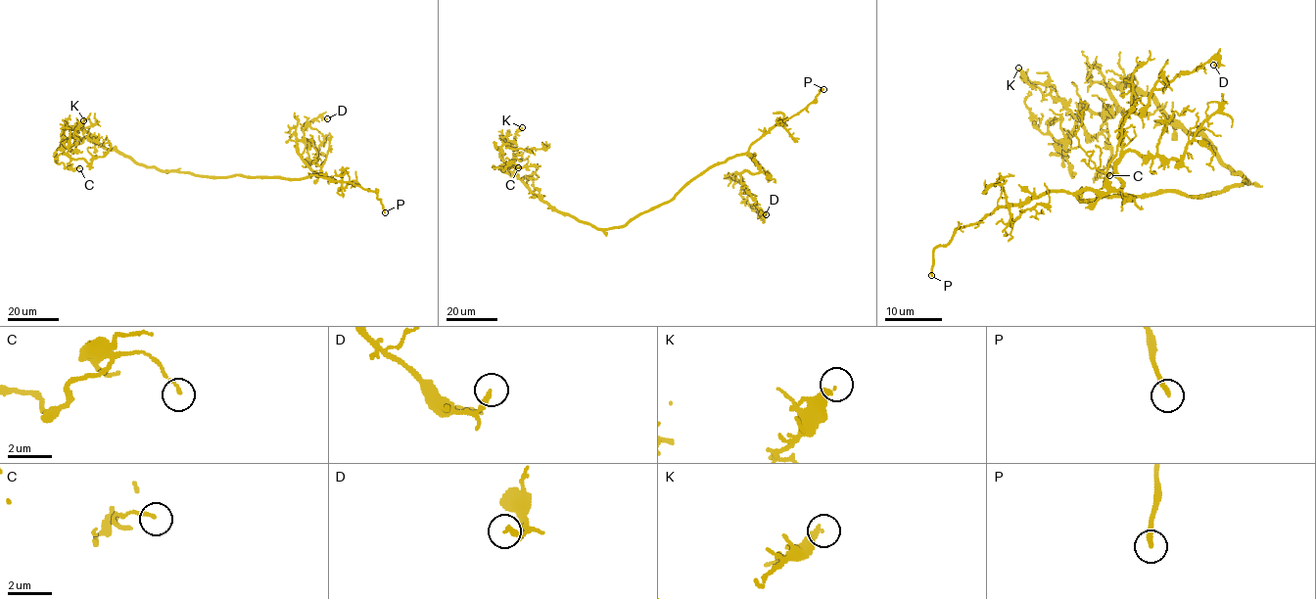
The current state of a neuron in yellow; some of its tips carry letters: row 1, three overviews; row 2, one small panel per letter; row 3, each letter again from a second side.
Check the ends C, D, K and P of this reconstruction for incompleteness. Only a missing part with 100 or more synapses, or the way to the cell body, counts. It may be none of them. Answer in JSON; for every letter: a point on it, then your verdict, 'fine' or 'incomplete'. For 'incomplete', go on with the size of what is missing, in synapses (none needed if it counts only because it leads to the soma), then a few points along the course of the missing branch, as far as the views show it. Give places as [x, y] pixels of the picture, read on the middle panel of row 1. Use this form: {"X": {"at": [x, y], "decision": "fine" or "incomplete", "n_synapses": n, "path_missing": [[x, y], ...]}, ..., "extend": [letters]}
{"C": {"at": [518, 167], "decision": "fine"}, "D": {"at": [766, 214], "decision": "fine"}, "K": {"at": [522, 127], "decision": "fine"}, "P": {"at": [823, 89], "decision": "incomplete", "path_missing": [[823, 89], [856, 92], [867, 107]]}, "extend": ["P"]}

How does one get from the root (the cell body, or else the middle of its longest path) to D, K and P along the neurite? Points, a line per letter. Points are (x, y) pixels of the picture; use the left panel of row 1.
D: (190, 172), (286, 179), (321, 175), (300, 156), (297, 141), (304, 137), (305, 123), (319, 116), (327, 118)
K: (190, 172), (138, 164), (78, 128), (65, 130), (64, 147), (74, 151), (78, 141), (74, 133), (83, 120)
P: (190, 172), (212, 177), (243, 175), (286, 179), (321, 175), (374, 191), (385, 212)

